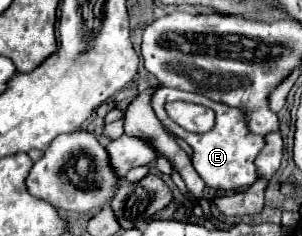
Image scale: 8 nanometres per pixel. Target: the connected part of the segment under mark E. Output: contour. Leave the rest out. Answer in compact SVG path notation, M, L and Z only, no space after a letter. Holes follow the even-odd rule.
M163 86L153 96L153 110L155 110L157 118L161 120L163 125L173 132L177 138L185 140L193 148L193 158L191 158L193 168L197 170L197 174L203 178L203 182L209 188L215 188L215 190L237 190L237 188L251 186L257 180L257 172L255 172L253 160L255 160L257 152L263 146L263 138L261 136L253 136L247 130L247 122L241 116L241 110L229 108L225 104L217 104L217 102L205 98L203 94L179 92L179 90L173 90L173 88L163 88ZM171 100L185 100L185 102L193 102L193 104L201 104L201 106L211 108L215 112L215 116L217 116L213 130L205 132L205 134L193 134L193 132L187 132L187 130L179 128L179 125L168 117L165 110L165 104L171 102Z

